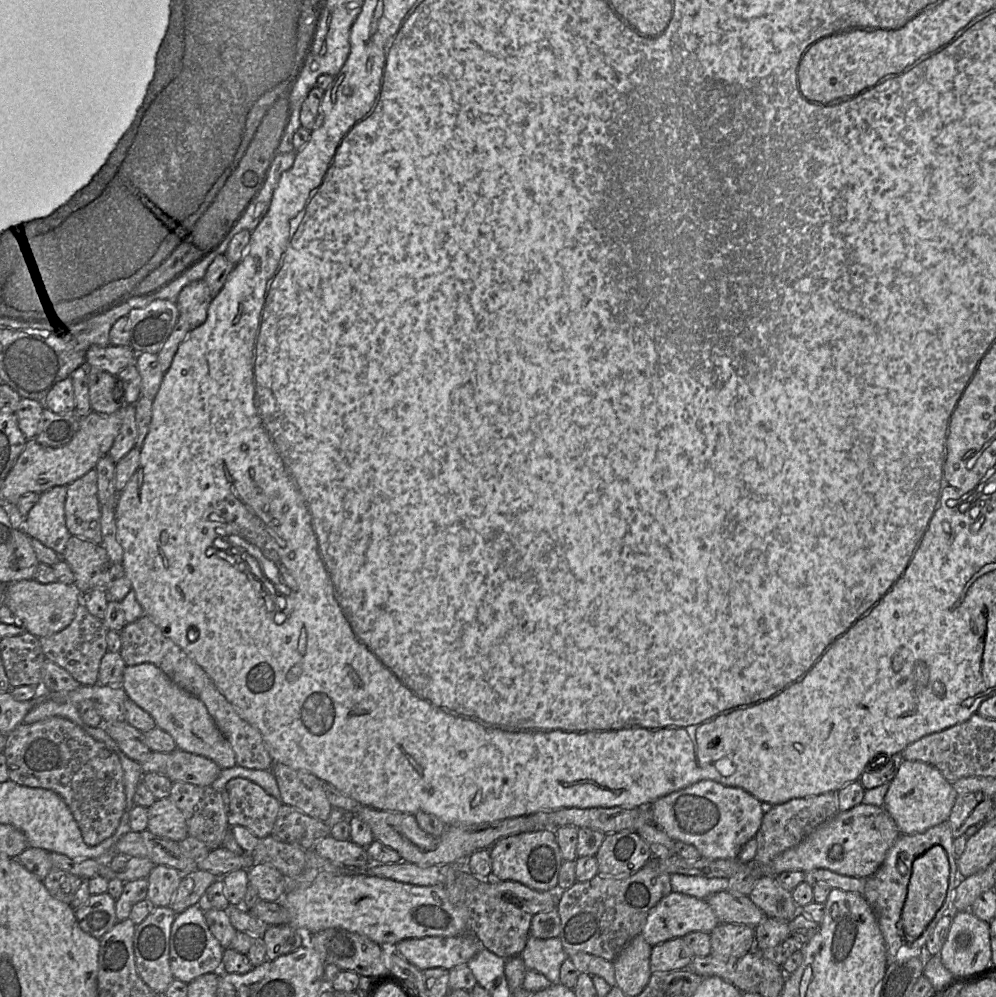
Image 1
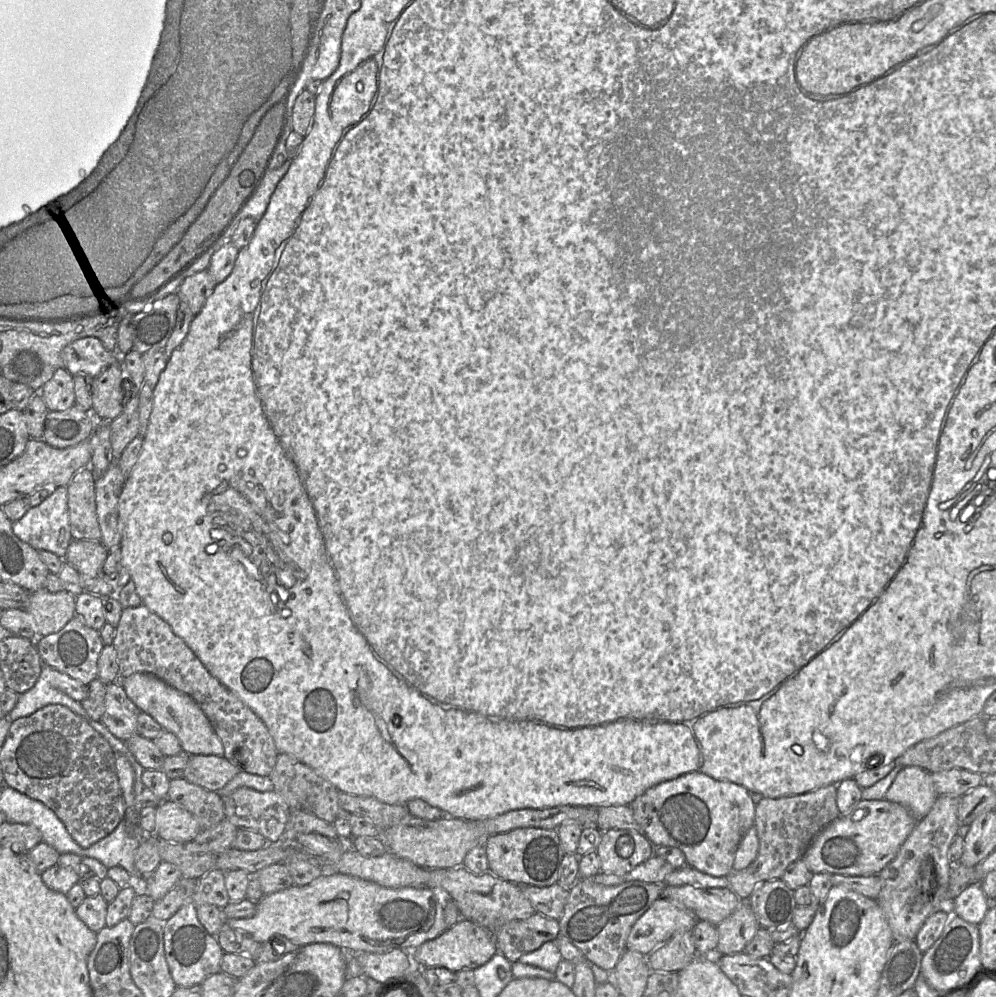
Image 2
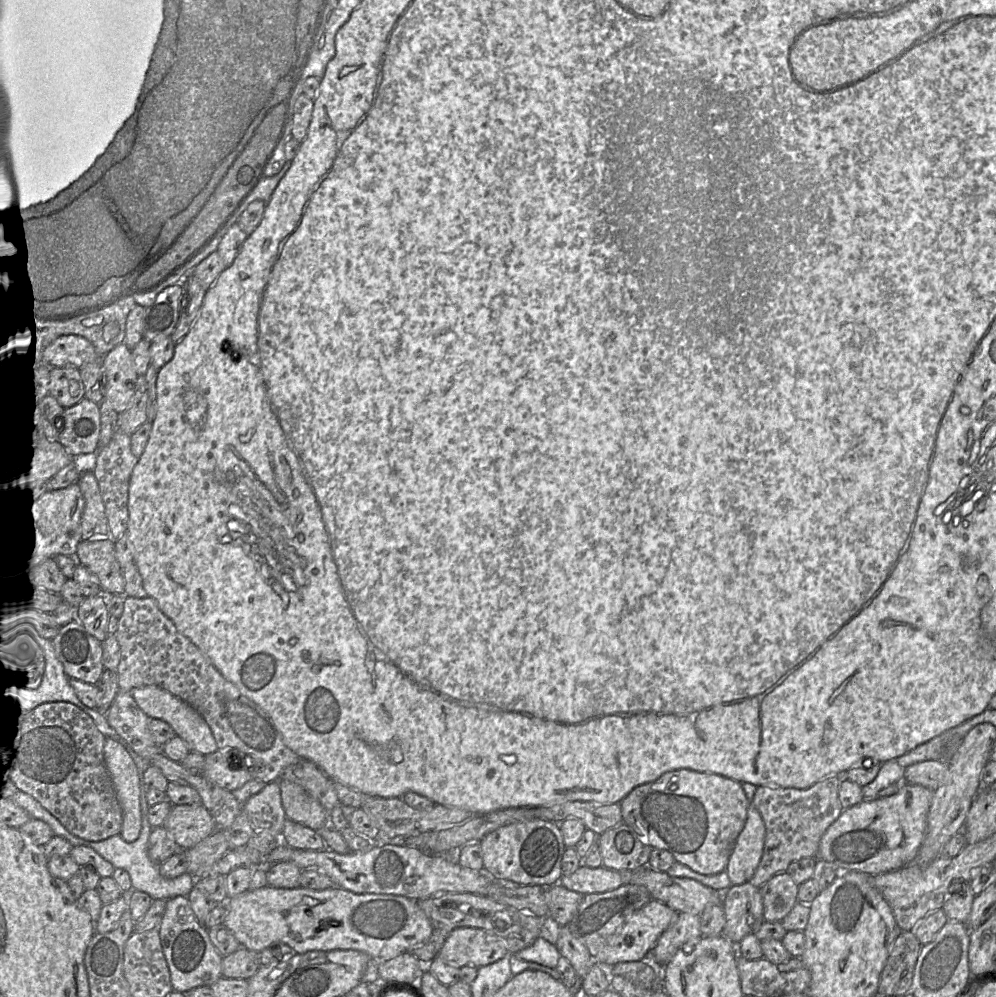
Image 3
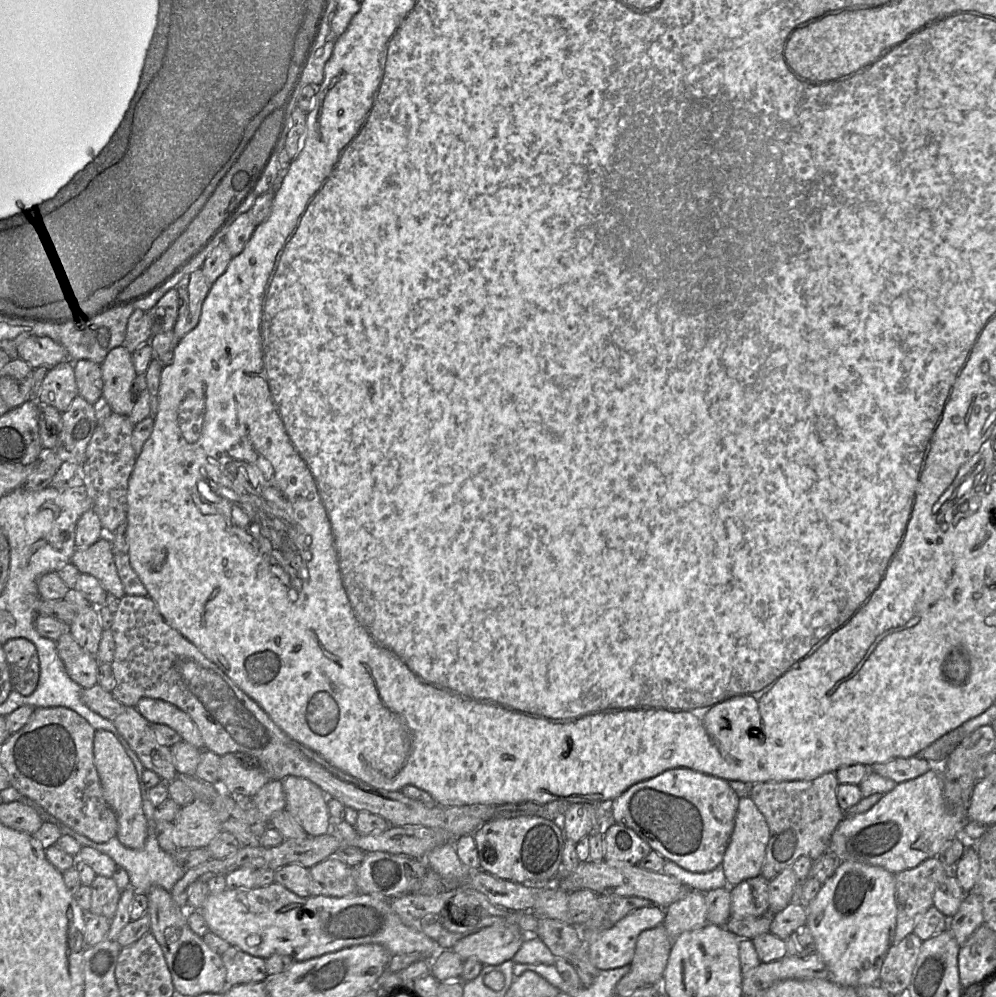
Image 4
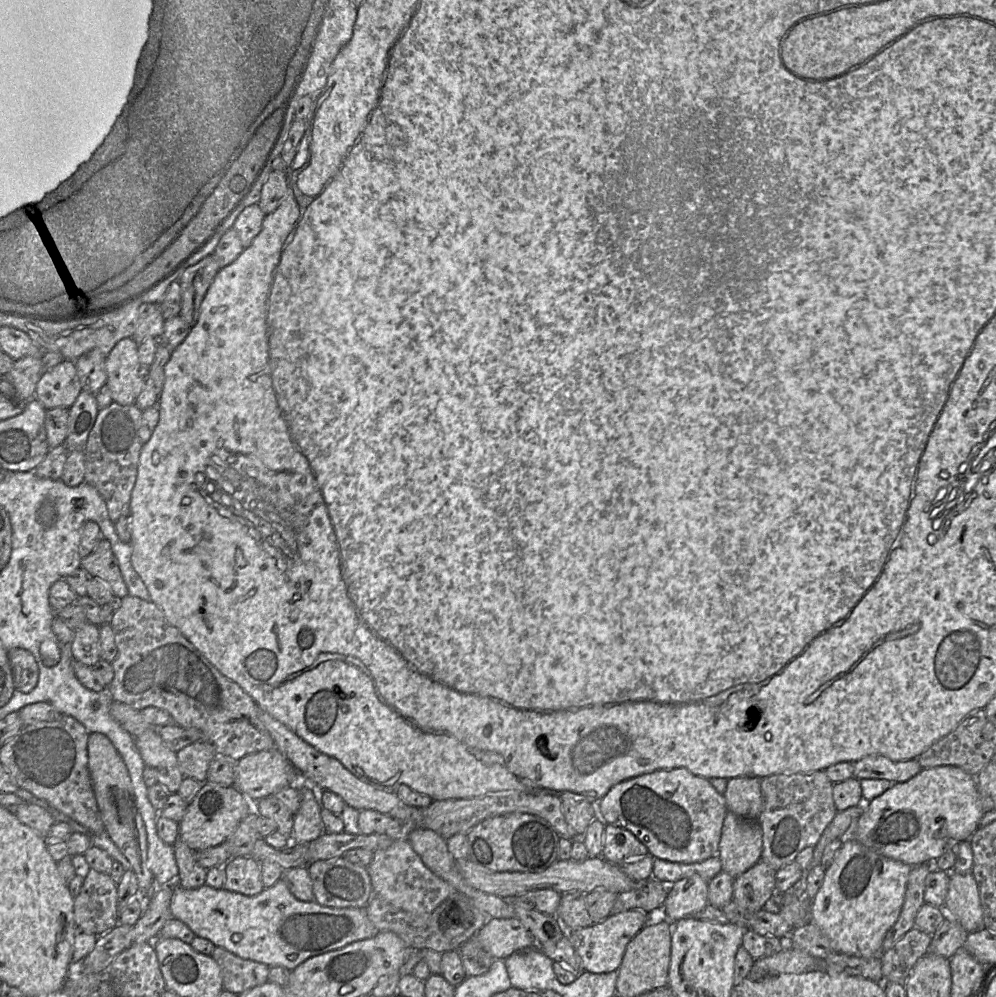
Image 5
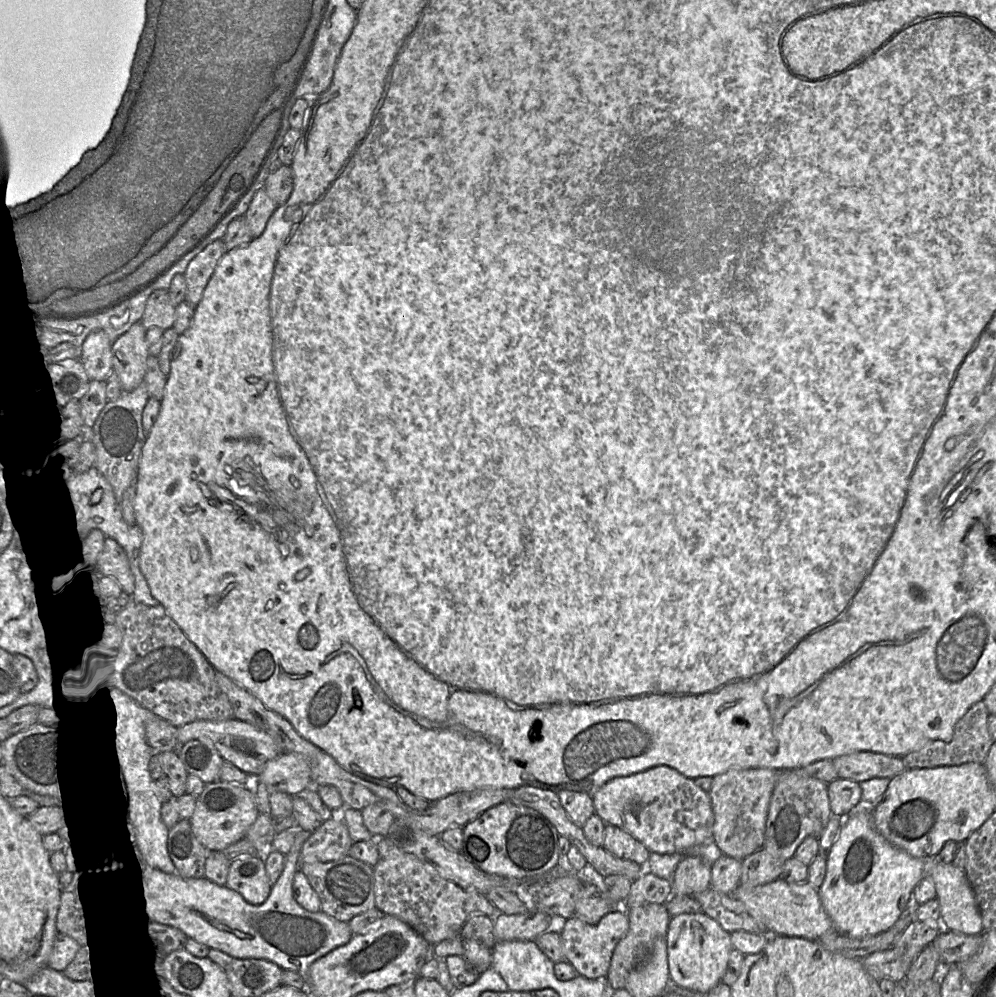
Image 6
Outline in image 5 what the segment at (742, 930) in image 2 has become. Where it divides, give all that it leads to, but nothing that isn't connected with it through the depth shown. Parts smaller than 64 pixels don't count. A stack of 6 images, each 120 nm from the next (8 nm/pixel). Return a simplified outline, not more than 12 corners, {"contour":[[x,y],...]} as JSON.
{"contour":[[759,860],[735,878],[733,901],[766,909],[776,871]]}

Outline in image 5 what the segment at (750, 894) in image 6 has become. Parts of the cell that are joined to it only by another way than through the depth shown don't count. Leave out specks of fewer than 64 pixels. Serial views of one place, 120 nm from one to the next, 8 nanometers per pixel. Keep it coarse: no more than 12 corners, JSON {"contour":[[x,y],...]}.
{"contour":[[776,893],[766,910],[794,929],[811,922],[812,900]]}

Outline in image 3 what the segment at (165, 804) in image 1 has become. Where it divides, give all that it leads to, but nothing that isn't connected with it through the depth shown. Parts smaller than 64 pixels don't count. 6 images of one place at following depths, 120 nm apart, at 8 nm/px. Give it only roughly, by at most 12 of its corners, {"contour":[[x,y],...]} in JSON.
{"contour":[[202,804],[172,806],[162,827],[179,850],[216,831]]}

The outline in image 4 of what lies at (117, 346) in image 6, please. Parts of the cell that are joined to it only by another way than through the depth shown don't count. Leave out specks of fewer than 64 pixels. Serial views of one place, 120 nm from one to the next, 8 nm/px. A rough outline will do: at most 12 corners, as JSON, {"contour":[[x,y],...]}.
{"contour":[[112,349],[101,364],[103,393],[128,416],[137,377],[132,353]]}

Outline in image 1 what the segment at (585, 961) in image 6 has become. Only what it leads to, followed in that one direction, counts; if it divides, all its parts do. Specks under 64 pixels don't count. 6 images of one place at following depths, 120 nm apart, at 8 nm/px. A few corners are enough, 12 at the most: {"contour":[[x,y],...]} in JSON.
{"contour":[[672,891],[640,935],[653,947],[719,924],[706,899]]}

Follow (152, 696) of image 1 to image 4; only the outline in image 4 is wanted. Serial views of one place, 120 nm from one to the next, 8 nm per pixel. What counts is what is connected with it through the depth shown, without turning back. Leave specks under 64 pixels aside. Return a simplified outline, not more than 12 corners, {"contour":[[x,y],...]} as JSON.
{"contour":[[141,698],[135,708],[152,724],[175,730],[204,750],[191,717],[167,701]]}

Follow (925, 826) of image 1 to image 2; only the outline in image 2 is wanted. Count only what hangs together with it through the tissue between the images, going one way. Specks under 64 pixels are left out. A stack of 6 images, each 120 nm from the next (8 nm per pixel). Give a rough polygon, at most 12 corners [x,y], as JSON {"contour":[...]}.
{"contour":[[906,766],[884,799],[920,821],[938,796],[930,772]]}

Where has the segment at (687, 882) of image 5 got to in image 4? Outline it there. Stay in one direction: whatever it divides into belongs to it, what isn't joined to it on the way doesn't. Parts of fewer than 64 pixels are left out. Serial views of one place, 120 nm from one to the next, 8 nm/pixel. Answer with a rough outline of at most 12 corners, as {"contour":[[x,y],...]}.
{"contour":[[687,889],[665,908],[672,940],[706,924],[706,896]]}

